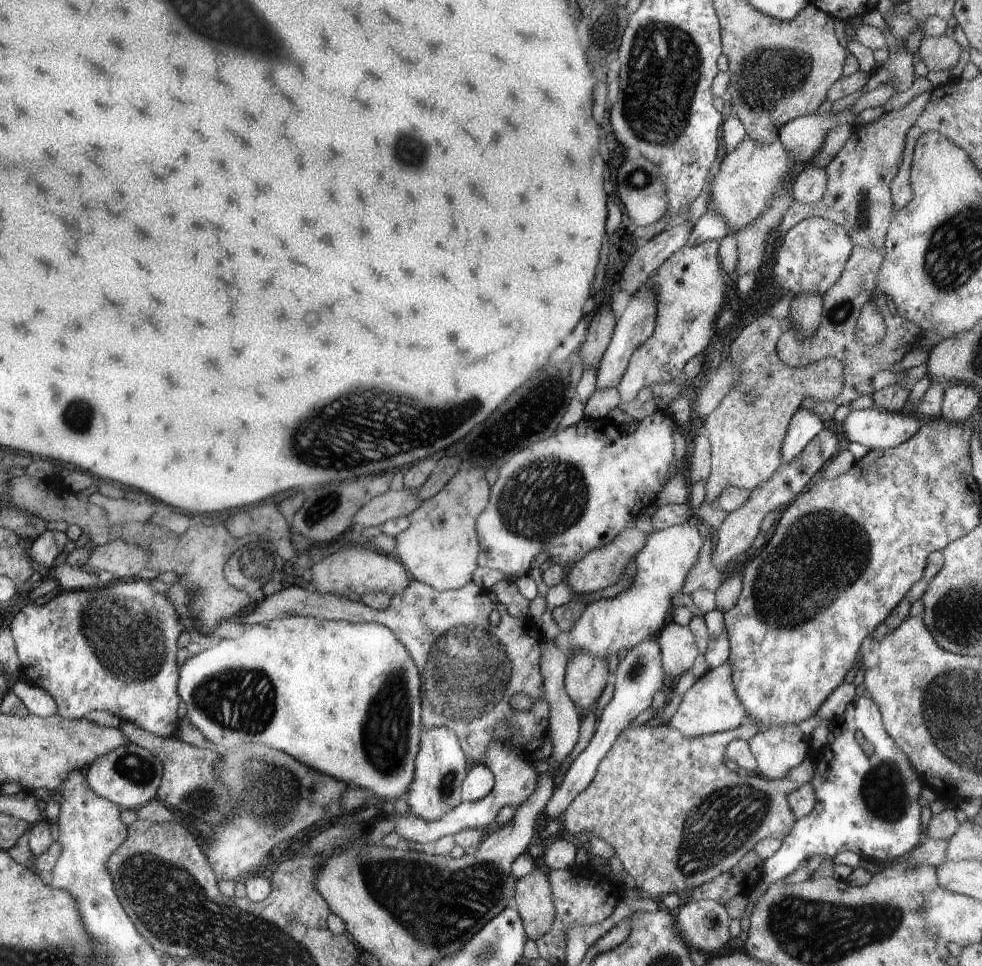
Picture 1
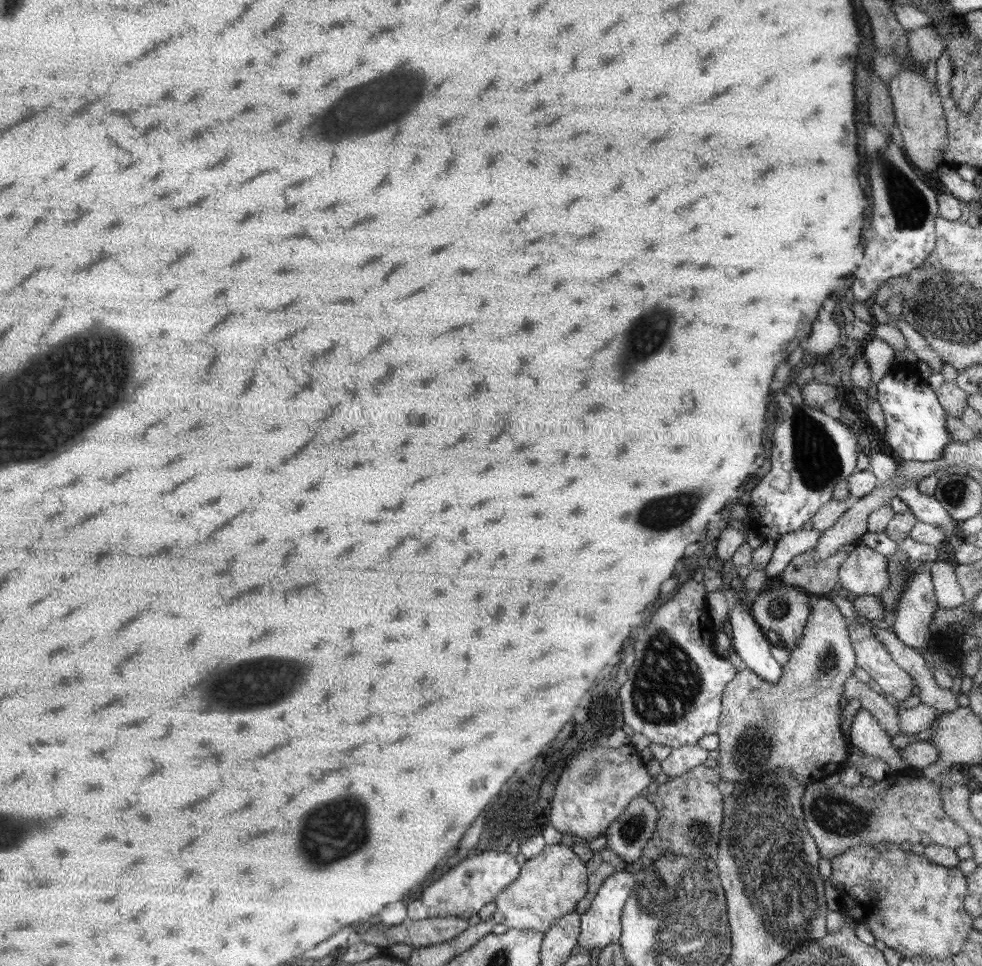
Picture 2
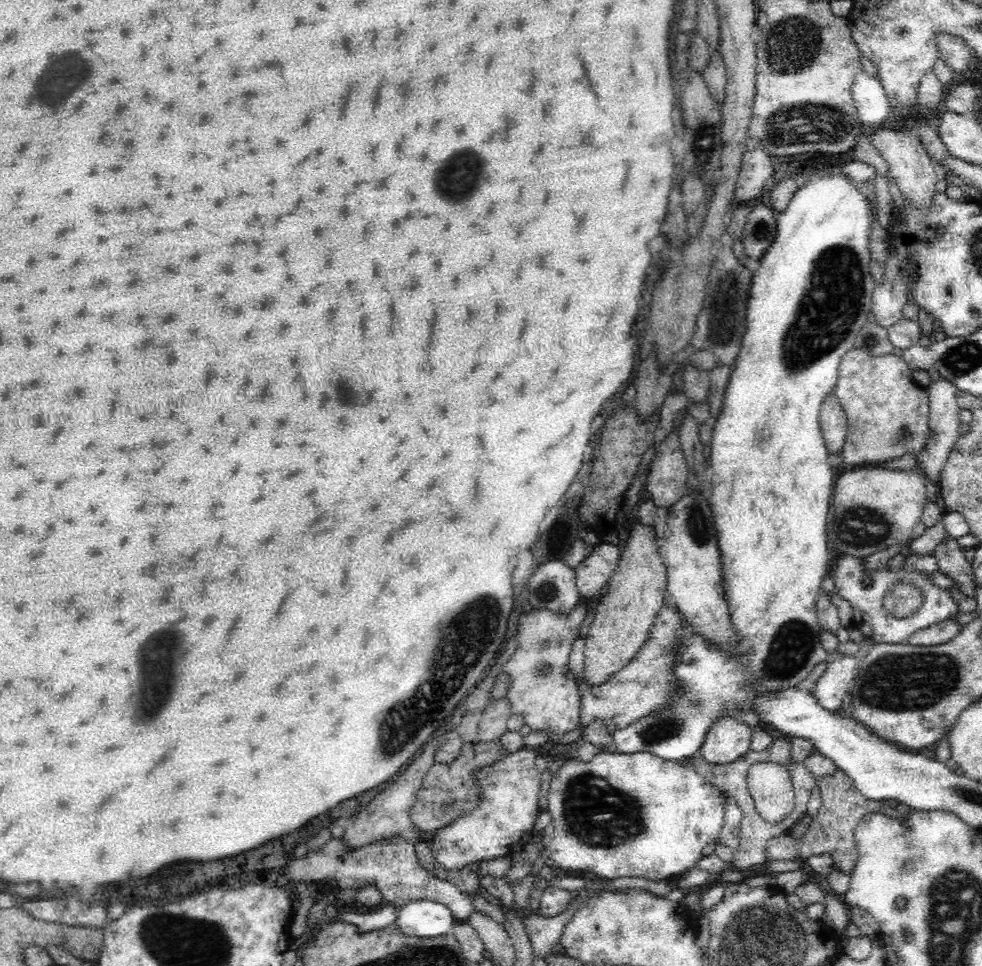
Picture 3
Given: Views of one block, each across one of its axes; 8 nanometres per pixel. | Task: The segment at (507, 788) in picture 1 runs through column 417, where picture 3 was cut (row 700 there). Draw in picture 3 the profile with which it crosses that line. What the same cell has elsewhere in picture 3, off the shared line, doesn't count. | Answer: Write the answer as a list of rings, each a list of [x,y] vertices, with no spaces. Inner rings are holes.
[[[846,656],[842,660],[830,660],[826,672],[818,678],[814,686],[814,696],[818,704],[830,712],[842,712],[842,700],[846,696],[846,690],[852,676],[852,668],[856,666],[856,660],[852,656]]]

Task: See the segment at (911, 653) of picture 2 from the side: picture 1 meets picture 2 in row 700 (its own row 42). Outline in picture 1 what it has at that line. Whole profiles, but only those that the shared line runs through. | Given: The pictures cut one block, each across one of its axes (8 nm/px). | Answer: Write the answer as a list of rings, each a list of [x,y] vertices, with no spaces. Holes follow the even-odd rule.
[[[937,36],[937,38],[921,38],[919,44],[919,52],[917,58],[923,62],[923,66],[929,72],[937,72],[937,70],[951,70],[957,60],[959,60],[959,52],[963,48],[947,36]]]

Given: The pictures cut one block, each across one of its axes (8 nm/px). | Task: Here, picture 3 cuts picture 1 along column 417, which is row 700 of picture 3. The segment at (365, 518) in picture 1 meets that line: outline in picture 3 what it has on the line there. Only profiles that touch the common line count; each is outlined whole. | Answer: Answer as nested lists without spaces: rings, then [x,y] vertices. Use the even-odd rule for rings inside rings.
[[[506,698],[490,702],[480,718],[478,726],[478,742],[498,742],[498,738],[506,736],[506,722],[512,716],[512,706]]]

